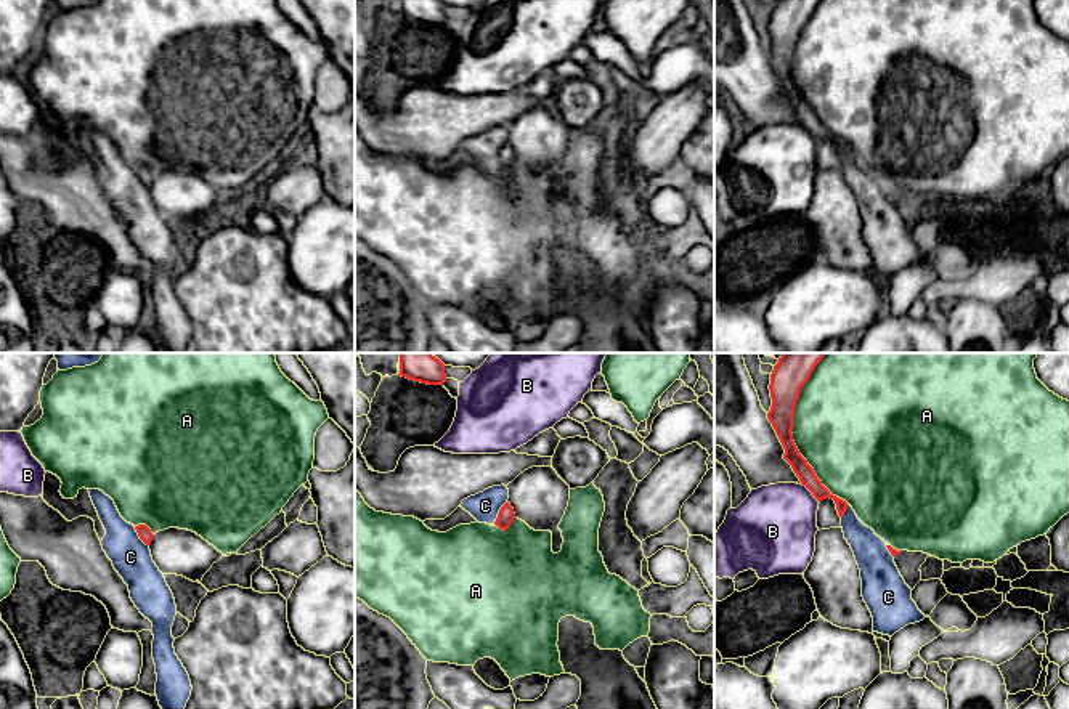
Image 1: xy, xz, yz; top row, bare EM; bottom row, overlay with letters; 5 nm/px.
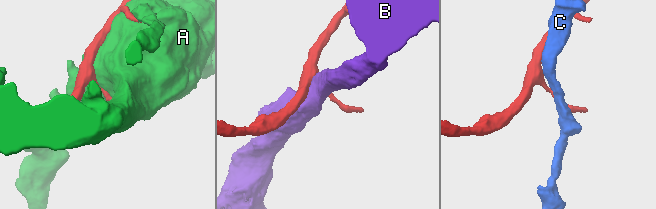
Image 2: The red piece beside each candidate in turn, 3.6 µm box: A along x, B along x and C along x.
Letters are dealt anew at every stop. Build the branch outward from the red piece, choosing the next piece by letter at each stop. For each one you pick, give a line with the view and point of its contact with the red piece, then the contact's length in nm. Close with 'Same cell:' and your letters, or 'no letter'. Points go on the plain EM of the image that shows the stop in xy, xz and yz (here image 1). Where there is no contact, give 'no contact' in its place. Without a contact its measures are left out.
Same cell: no letter

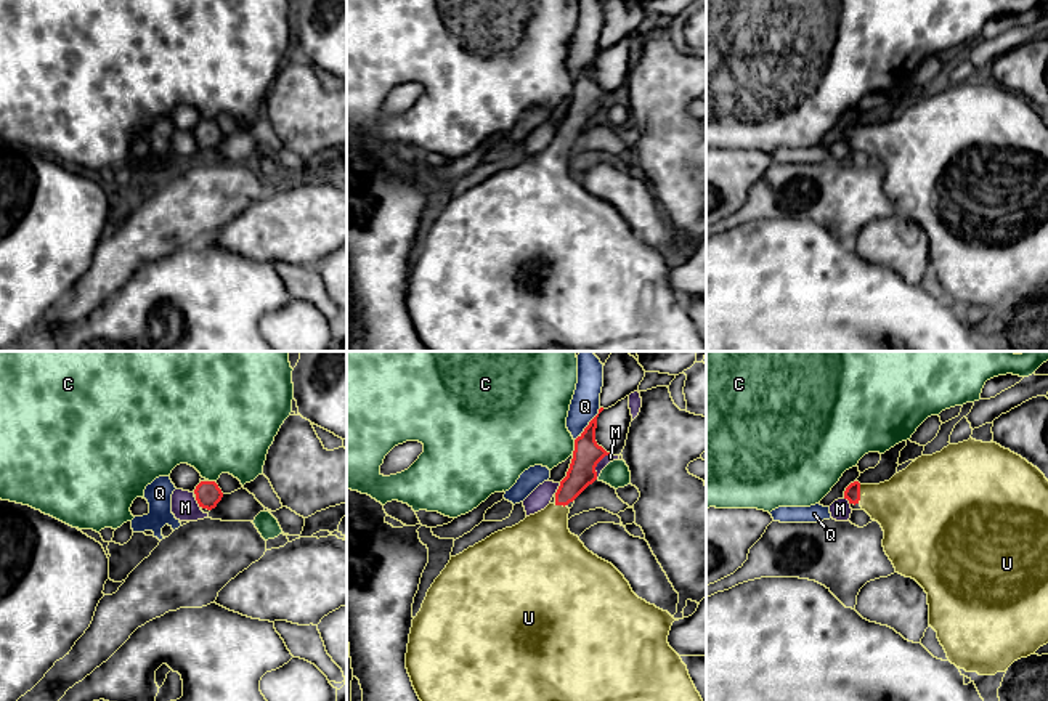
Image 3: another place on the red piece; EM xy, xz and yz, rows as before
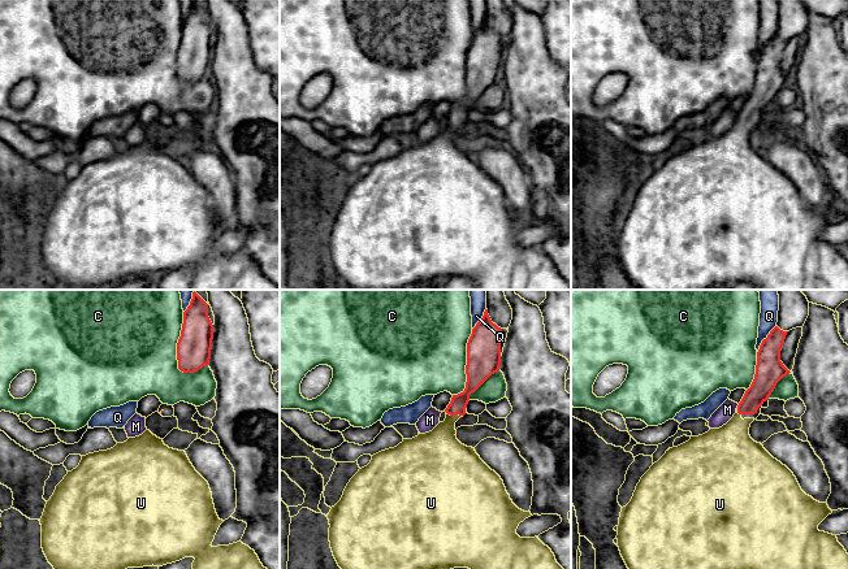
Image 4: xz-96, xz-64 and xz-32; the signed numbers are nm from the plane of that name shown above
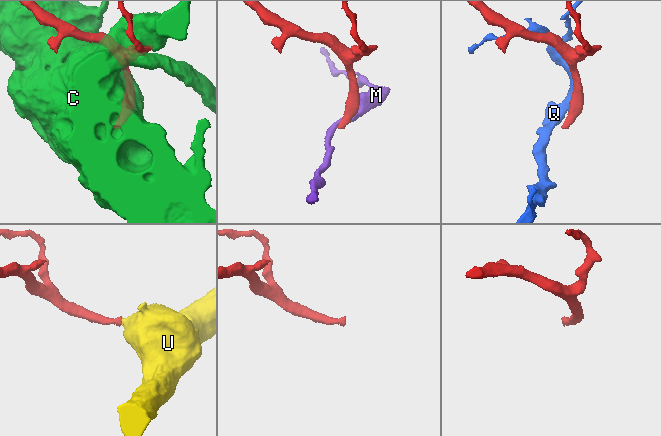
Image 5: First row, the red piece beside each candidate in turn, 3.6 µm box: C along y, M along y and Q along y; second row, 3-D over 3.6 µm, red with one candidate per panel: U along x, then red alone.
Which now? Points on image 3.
U: meets red in yz at (859, 133); contact 90 nm long
Same cell: U

